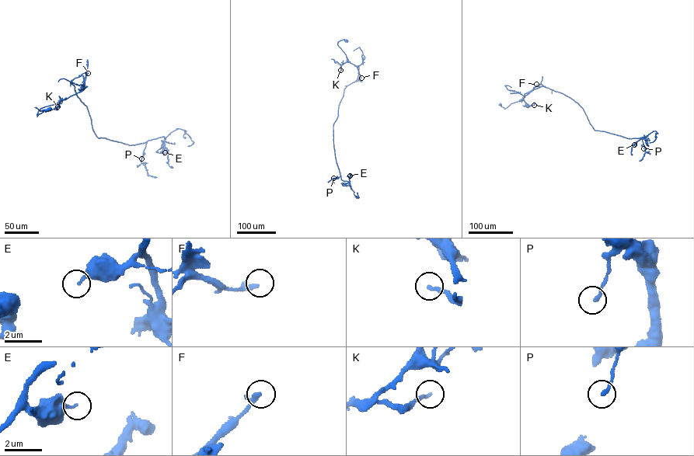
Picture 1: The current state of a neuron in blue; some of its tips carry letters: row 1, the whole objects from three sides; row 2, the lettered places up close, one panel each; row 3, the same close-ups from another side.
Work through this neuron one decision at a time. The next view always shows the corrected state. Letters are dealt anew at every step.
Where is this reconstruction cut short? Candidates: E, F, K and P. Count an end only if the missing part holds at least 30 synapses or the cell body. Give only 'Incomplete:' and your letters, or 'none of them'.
Incomplete: none of them

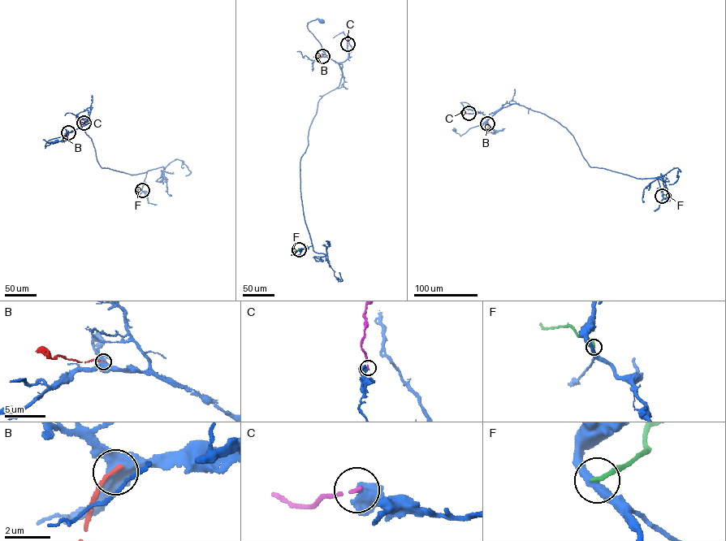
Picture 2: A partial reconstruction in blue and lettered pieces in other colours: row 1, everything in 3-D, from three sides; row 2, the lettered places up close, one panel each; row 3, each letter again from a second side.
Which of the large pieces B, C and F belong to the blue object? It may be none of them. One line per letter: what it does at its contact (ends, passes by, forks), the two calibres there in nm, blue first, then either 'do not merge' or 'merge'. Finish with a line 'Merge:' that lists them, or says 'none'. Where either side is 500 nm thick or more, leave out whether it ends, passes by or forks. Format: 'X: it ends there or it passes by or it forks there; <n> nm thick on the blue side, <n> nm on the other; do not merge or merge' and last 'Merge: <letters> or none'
B: it ends there; 420 nm thick on the blue side, 180 nm on the other; do not merge
C: 600 nm thick on the blue side, 130 nm on the other; do not merge
F: it ends there; 360 nm thick on the blue side, 200 nm on the other; do not merge
Merge: none

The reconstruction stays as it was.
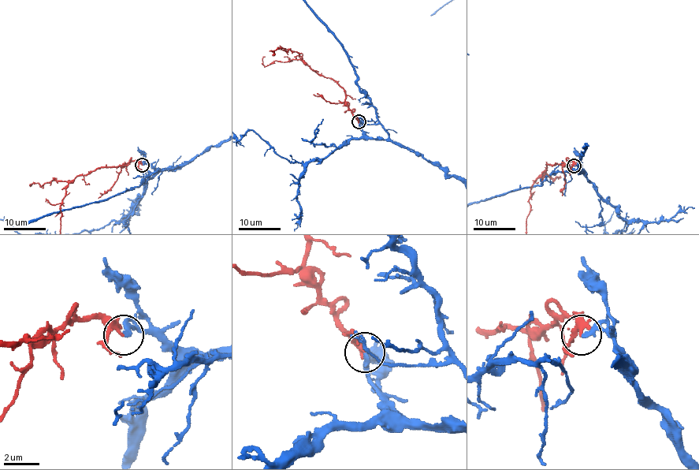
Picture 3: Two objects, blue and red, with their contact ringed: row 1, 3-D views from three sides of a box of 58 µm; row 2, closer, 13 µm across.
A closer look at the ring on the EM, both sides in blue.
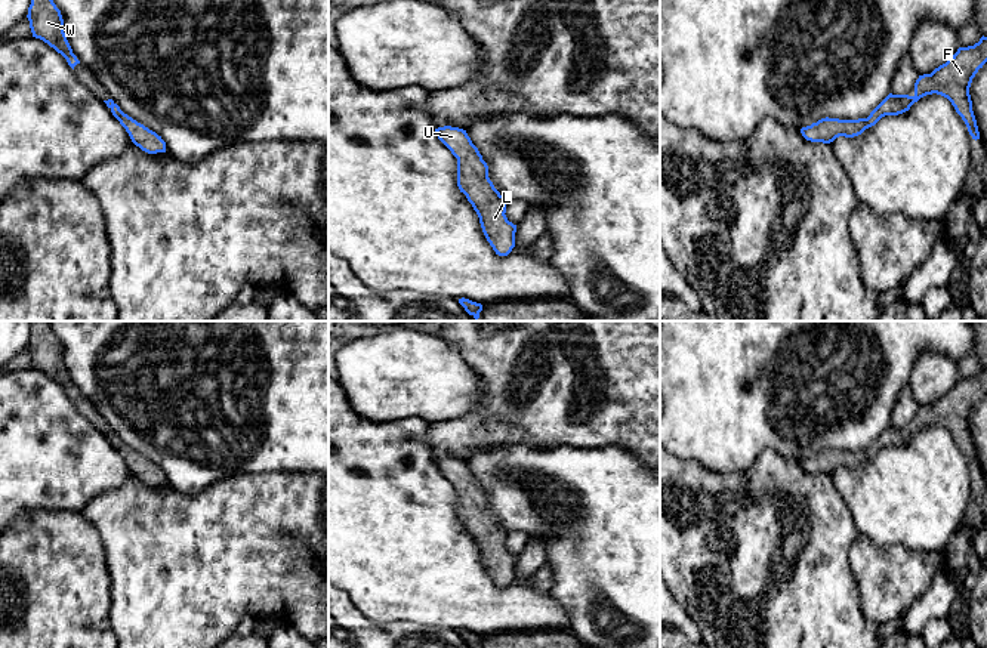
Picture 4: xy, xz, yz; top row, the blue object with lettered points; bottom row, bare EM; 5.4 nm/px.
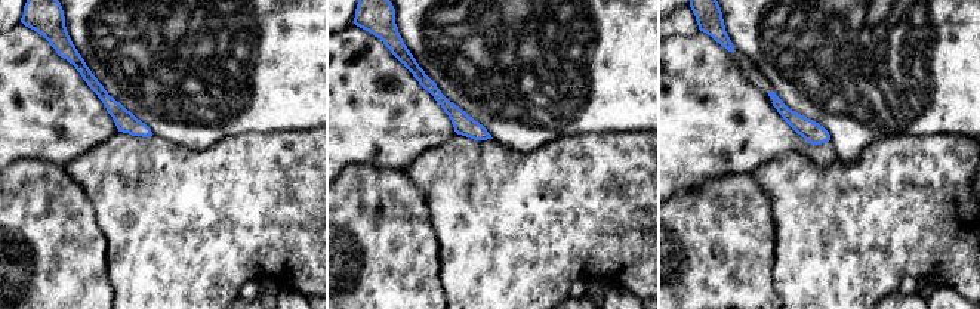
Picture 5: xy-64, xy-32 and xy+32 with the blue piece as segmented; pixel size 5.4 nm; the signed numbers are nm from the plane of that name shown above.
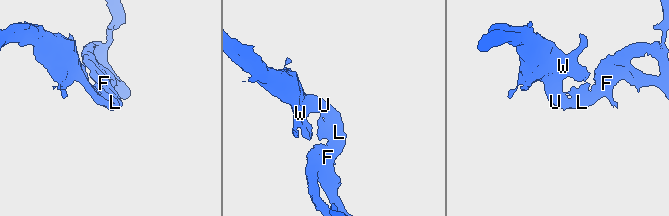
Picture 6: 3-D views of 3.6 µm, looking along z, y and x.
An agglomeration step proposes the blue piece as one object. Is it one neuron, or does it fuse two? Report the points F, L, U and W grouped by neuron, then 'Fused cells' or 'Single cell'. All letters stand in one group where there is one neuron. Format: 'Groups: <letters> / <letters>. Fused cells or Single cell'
Groups: F L U W. Single cell

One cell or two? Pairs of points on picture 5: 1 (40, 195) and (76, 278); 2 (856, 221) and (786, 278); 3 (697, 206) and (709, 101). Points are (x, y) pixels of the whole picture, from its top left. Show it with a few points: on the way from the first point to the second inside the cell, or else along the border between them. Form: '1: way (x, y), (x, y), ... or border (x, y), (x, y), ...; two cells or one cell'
1: way (40, 216), (40, 243), (55, 257); one cell
2: way (838, 238), (804, 272); one cell
3: border (732, 173), (674, 197); two cells

